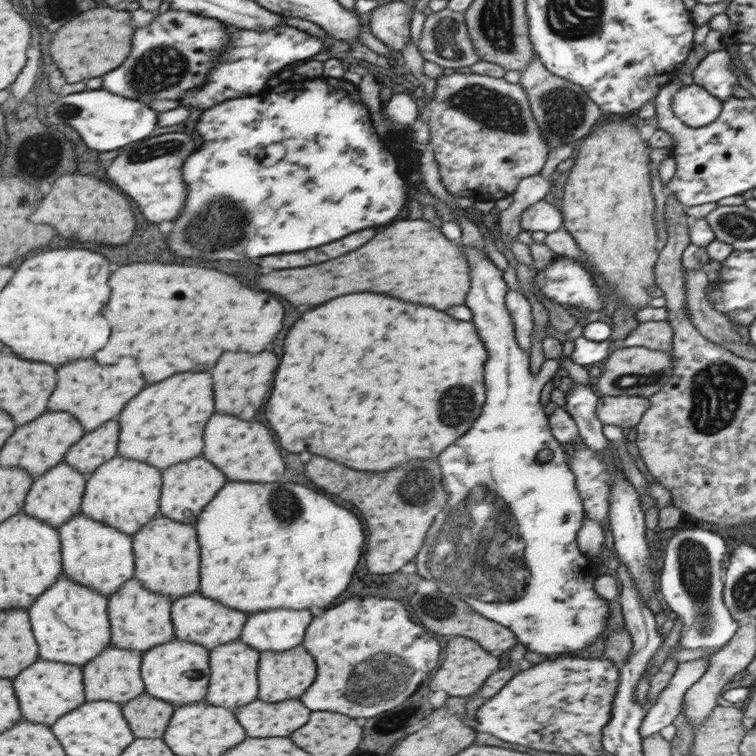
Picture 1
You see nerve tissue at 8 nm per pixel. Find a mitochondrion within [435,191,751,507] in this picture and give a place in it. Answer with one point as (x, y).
(716, 392)

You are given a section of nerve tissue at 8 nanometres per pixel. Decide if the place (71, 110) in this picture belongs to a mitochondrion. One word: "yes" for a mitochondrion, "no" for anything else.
yes

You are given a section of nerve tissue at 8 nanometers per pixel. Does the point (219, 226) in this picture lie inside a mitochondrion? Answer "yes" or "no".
yes

